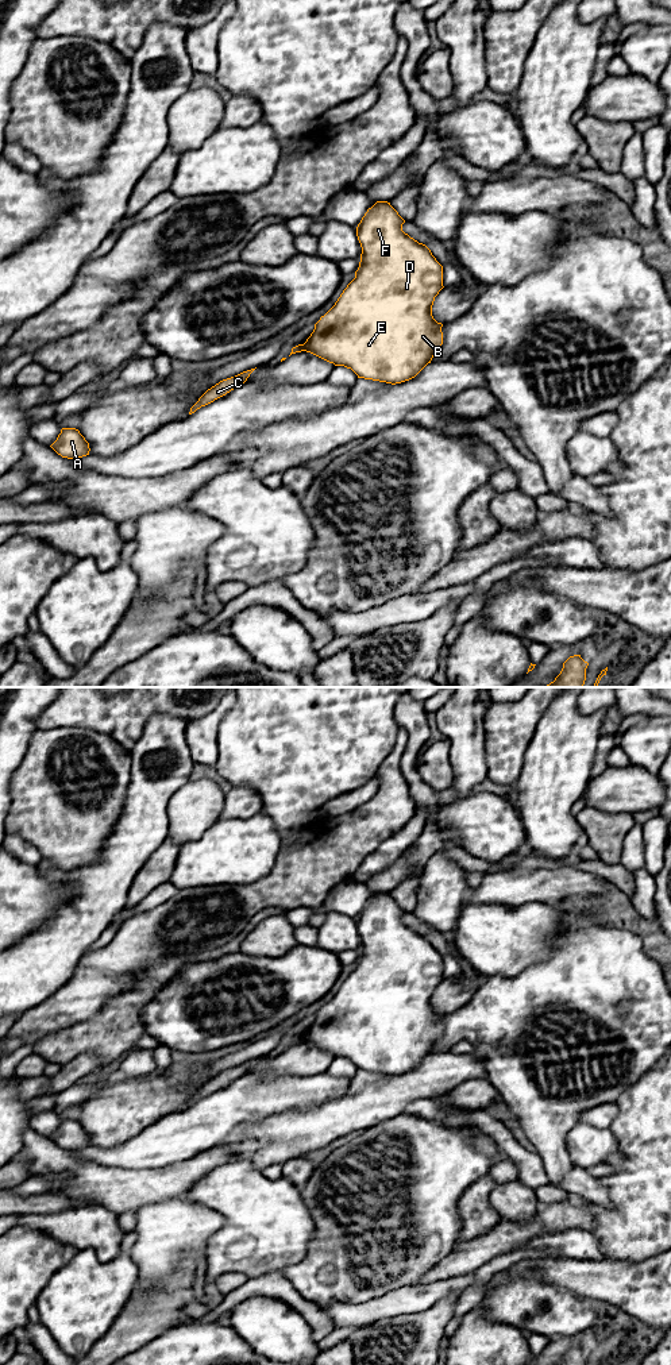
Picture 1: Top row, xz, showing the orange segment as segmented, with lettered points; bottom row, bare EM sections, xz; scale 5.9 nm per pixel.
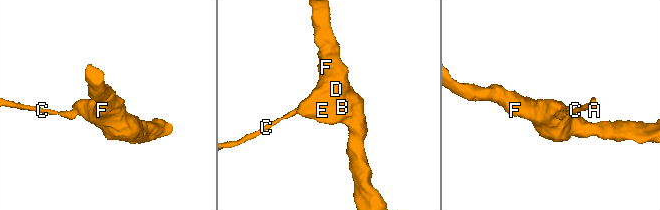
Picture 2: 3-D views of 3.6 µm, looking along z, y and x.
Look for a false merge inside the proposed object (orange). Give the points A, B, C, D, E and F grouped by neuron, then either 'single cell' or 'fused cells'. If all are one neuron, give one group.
groups A C / B D E F; fused cells

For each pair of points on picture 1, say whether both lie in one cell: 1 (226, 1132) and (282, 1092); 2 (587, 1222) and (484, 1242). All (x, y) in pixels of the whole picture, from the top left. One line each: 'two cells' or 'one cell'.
1: one cell
2: one cell

